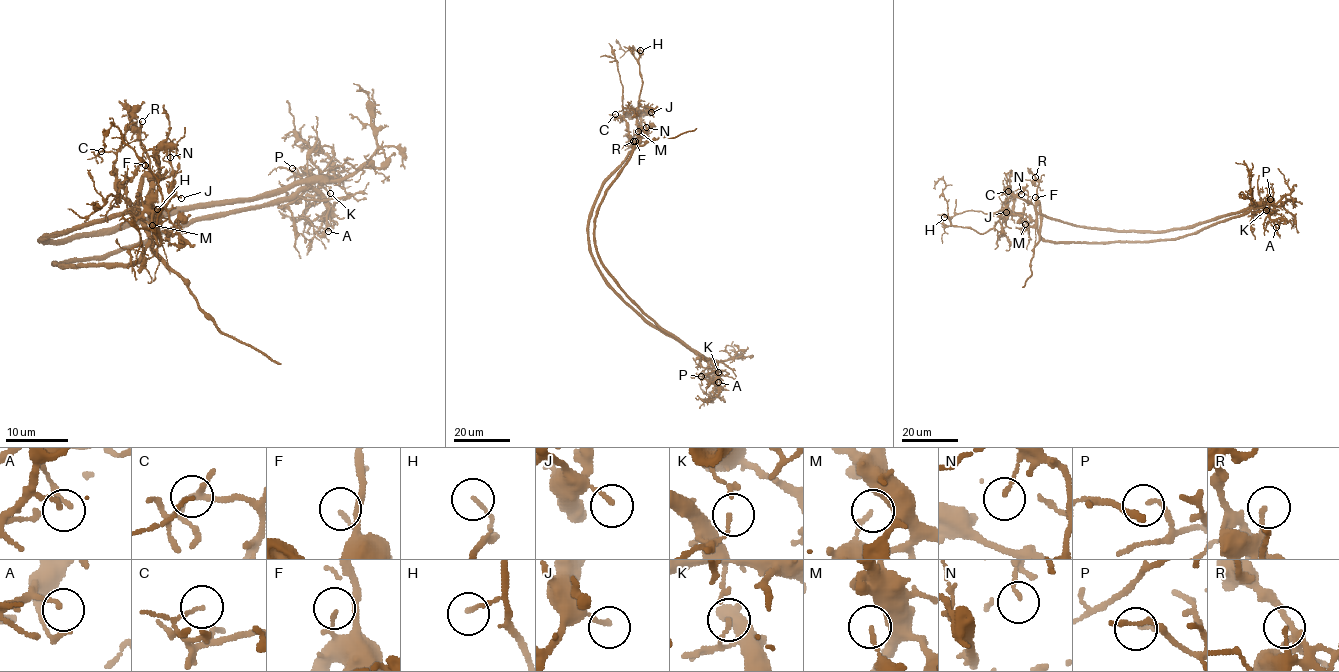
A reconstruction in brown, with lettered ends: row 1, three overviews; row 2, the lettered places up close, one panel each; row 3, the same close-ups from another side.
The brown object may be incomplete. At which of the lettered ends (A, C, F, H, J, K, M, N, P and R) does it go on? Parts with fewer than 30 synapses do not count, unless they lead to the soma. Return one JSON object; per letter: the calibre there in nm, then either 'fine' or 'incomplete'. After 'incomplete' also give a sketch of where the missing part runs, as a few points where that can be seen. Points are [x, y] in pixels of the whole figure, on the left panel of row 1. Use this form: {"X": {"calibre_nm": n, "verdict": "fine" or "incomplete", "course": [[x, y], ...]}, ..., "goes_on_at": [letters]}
{"A": {"calibre_nm": 130, "verdict": "fine"}, "C": {"calibre_nm": 120, "verdict": "fine"}, "F": {"calibre_nm": 130, "verdict": "incomplete", "course": [[145, 165], [137, 156], [137, 142], [131, 135]]}, "H": {"calibre_nm": 110, "verdict": "fine"}, "J": {"calibre_nm": 150, "verdict": "fine"}, "K": {"calibre_nm": 110, "verdict": "fine"}, "M": {"calibre_nm": 140, "verdict": "fine"}, "N": {"calibre_nm": 120, "verdict": "fine"}, "P": {"calibre_nm": 100, "verdict": "fine"}, "R": {"calibre_nm": 150, "verdict": "fine"}, "goes_on_at": ["F"]}

